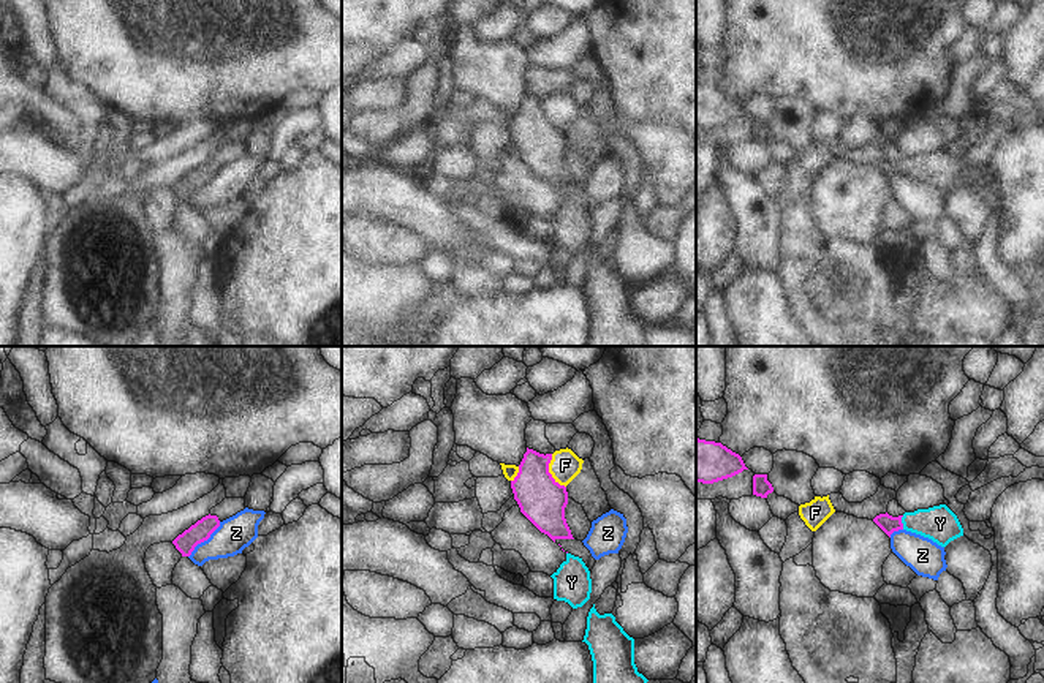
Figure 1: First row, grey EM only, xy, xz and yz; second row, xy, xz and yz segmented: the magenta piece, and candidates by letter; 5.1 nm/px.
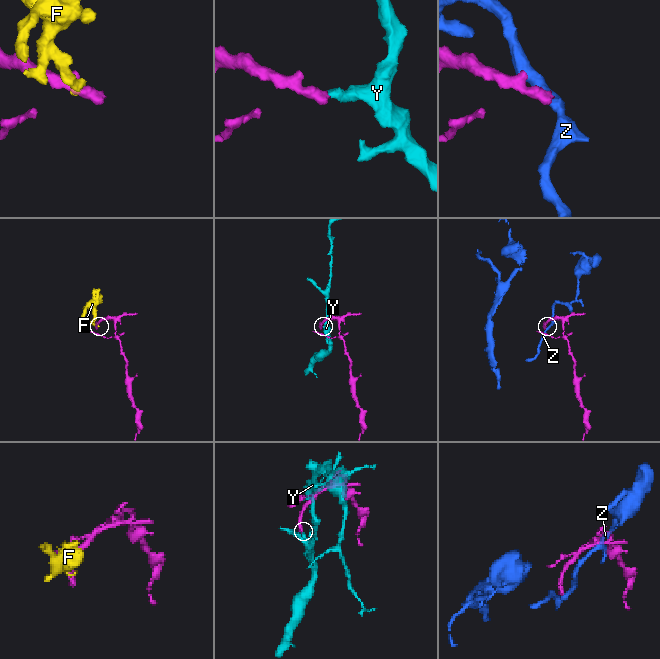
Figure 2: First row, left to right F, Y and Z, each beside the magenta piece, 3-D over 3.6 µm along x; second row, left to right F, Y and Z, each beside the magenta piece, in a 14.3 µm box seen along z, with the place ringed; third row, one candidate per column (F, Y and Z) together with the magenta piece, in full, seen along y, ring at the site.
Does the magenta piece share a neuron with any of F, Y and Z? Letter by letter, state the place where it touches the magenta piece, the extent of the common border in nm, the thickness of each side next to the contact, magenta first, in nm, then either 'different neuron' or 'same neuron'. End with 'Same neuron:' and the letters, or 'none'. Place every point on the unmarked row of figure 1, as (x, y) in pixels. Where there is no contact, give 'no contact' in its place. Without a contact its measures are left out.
F: contact xz (548, 117); length 190 nm; calibres 240 and 160 nm; different neuron
Y: contact yz (900, 168); length 70 nm; calibres 90 and 180 nm; same neuron
Z: contact xy (204, 185); length 240 nm; calibres 110 and 170 nm; different neuron
Same neuron: Y

